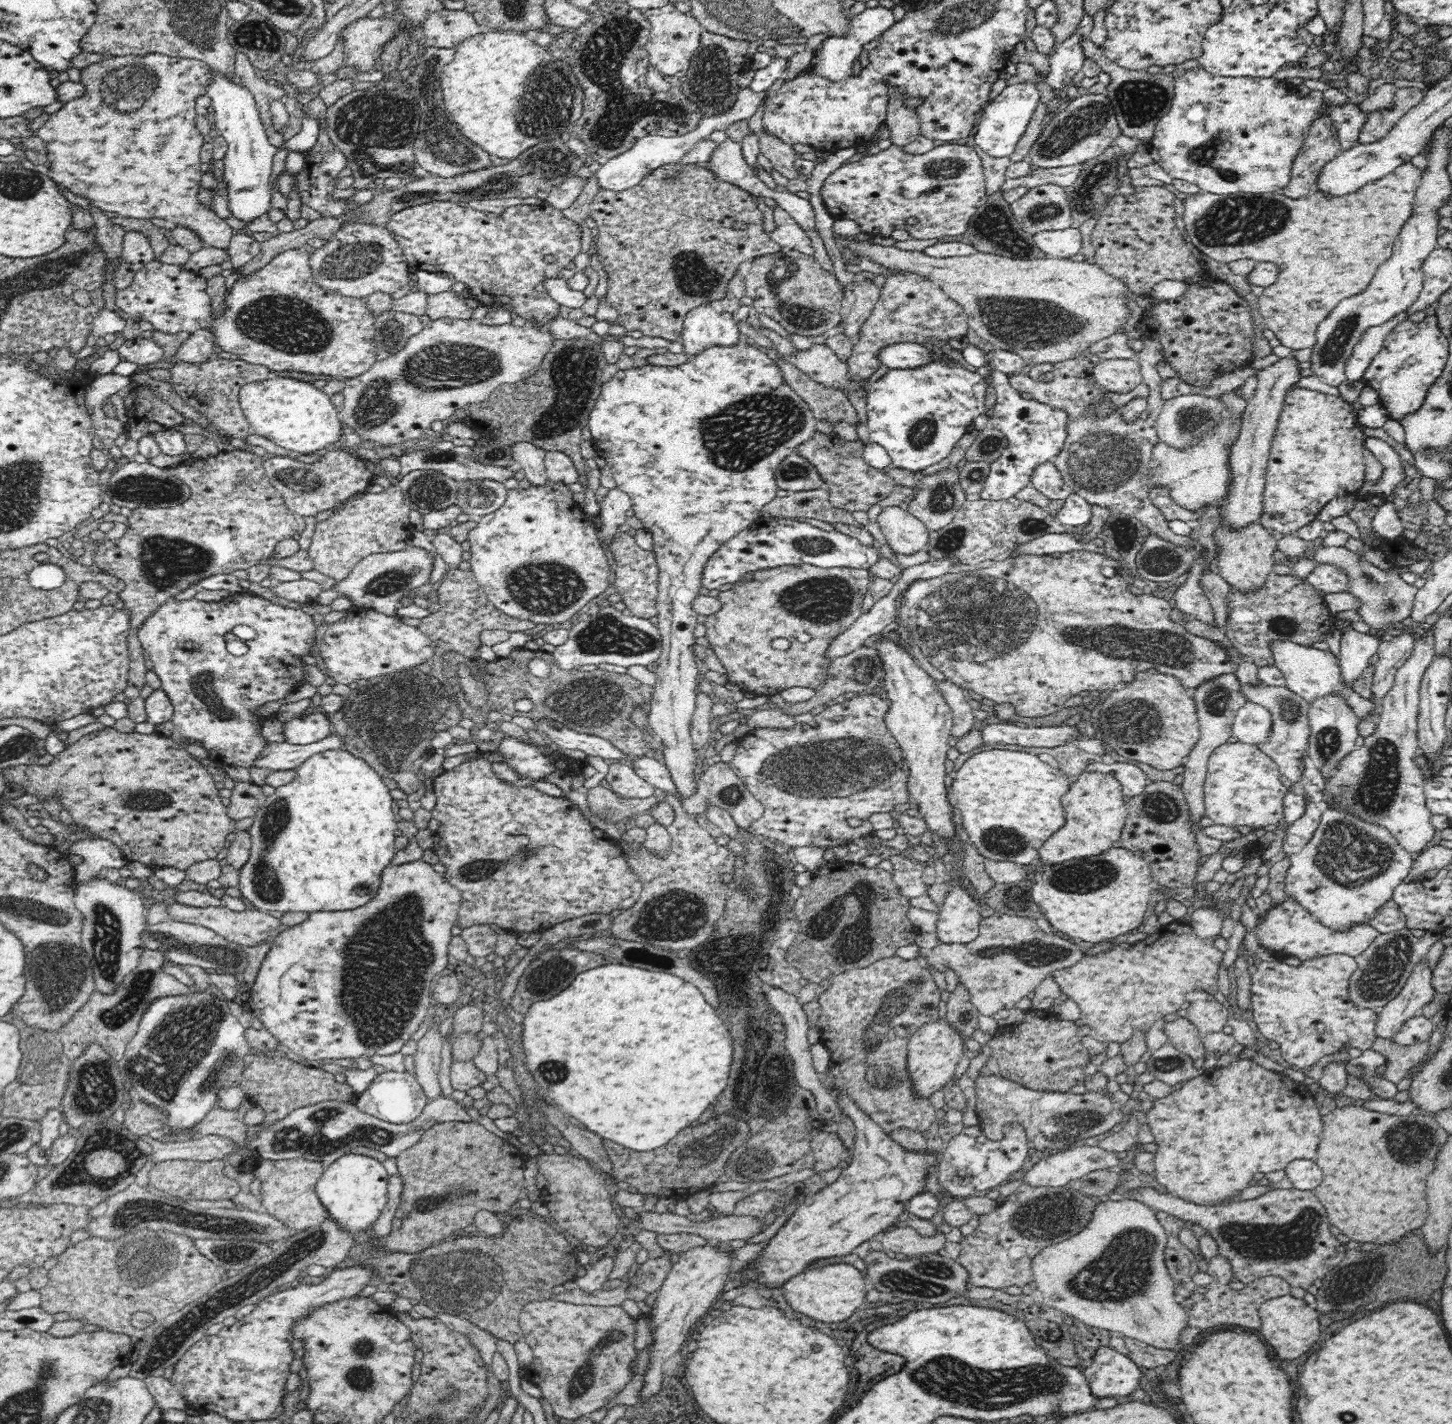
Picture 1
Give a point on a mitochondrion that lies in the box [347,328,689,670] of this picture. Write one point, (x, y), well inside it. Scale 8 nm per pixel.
(436, 368)

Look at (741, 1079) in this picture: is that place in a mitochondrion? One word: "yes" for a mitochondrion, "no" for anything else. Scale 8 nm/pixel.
no

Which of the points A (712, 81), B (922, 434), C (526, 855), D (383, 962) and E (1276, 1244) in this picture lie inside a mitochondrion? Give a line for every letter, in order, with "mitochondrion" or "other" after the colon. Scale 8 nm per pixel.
A: mitochondrion
B: mitochondrion
C: mitochondrion
D: mitochondrion
E: mitochondrion

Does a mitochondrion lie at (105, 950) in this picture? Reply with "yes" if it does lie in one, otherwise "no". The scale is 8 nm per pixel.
yes

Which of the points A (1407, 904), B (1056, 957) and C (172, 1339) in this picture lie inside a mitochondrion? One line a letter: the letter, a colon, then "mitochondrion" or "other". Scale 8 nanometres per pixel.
A: other
B: mitochondrion
C: mitochondrion

